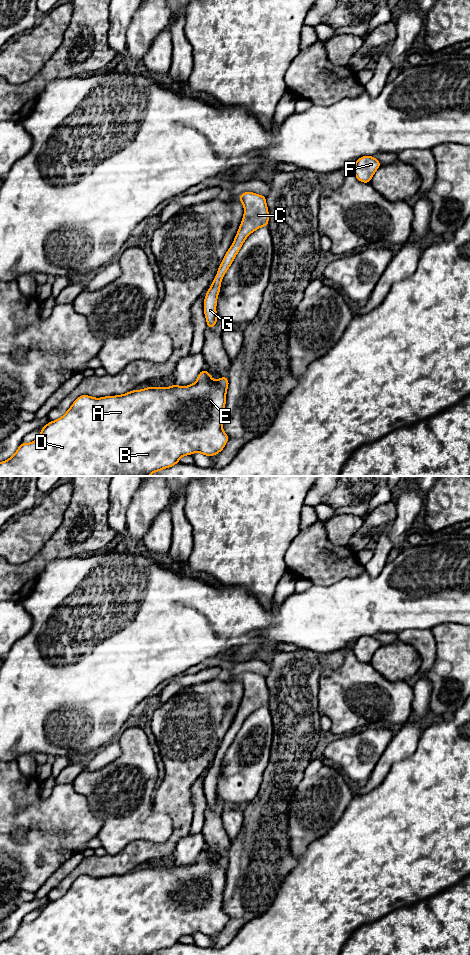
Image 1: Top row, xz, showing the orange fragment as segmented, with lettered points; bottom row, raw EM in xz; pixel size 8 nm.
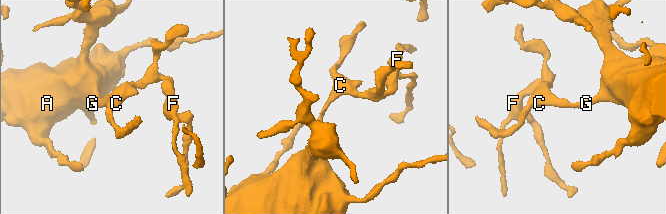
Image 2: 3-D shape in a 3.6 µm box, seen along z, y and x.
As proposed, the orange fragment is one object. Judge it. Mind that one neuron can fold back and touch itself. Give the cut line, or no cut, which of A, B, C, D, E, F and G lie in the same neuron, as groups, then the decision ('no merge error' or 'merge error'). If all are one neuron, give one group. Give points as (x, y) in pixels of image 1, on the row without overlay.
no cut; A B C D E F G; no merge error

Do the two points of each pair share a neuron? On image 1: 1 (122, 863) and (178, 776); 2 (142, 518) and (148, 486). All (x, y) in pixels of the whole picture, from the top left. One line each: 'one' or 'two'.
1: one
2: one

